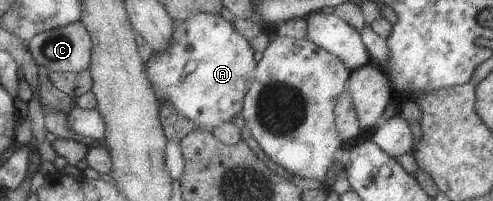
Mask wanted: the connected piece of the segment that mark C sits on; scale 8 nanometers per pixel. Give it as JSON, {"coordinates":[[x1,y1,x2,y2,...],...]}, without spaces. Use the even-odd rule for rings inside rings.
{"coordinates":[[82,20,39,33,28,43,37,63,51,71,81,72,91,66,93,37]]}

